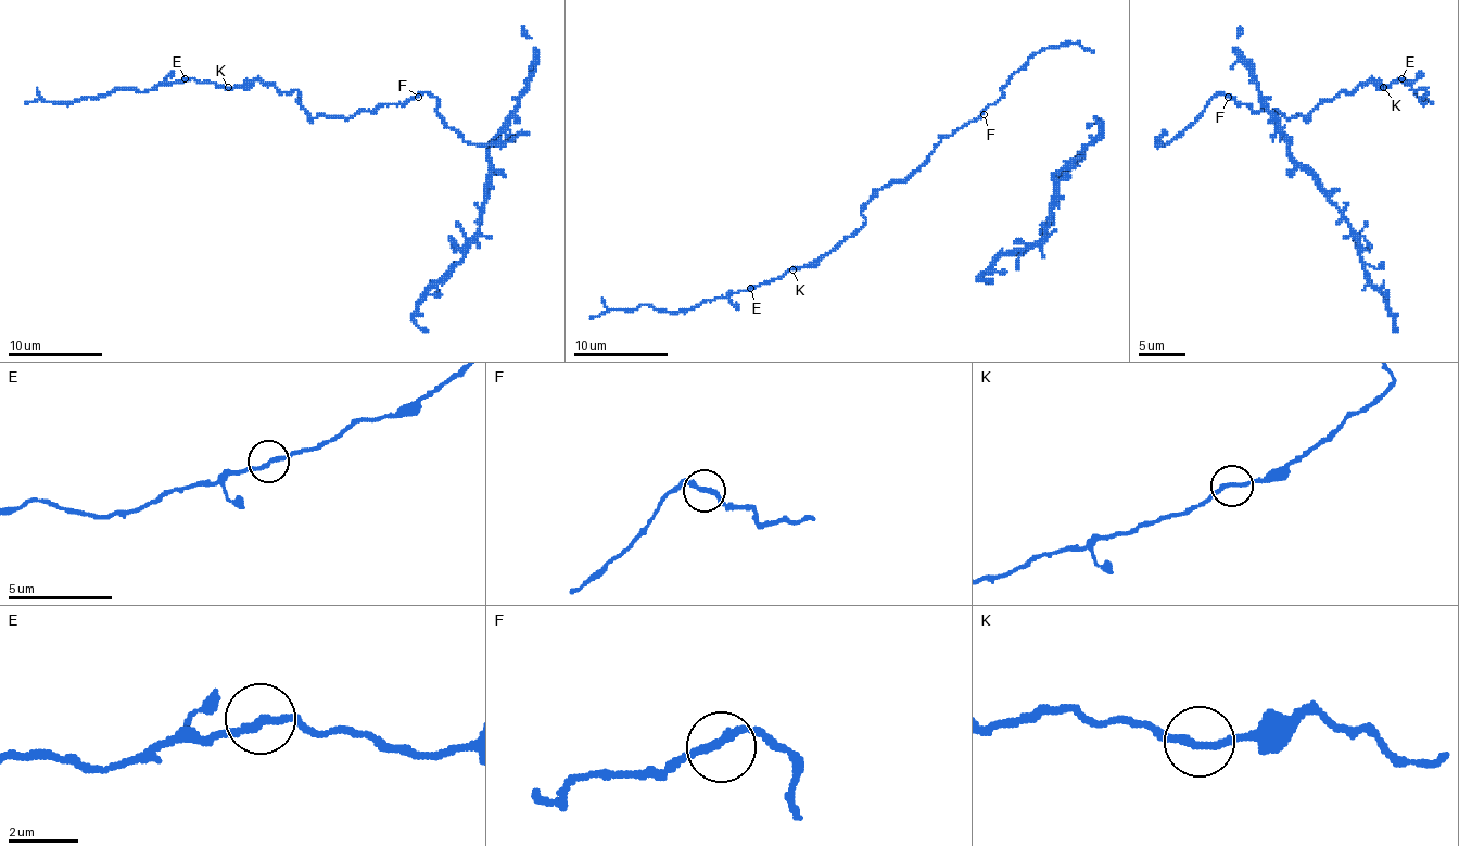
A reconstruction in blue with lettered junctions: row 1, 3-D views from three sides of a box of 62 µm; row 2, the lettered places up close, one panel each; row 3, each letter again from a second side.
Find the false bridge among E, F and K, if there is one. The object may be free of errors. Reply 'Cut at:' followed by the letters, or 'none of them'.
Cut at: none of them

